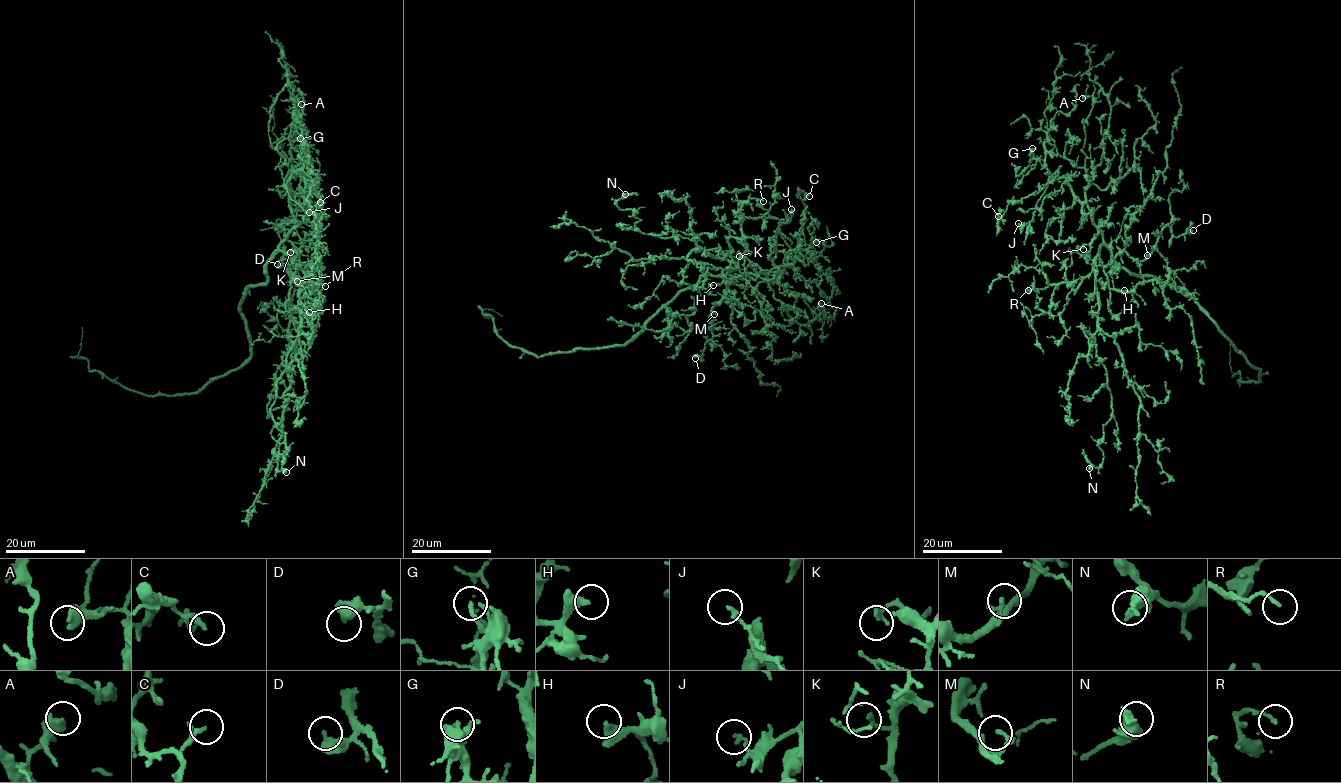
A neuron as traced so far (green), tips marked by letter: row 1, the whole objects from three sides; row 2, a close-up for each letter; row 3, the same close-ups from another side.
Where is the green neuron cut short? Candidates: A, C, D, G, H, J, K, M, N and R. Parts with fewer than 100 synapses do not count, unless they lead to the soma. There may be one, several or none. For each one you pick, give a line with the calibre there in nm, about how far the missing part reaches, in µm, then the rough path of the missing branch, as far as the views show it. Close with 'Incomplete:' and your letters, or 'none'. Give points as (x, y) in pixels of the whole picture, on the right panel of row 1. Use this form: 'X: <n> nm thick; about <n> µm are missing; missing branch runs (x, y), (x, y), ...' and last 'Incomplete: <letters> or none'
Incomplete: none

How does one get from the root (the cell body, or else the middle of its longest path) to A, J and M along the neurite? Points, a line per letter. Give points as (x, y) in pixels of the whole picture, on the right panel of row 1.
A: (1125, 269), (1113, 260), (1087, 203), (1090, 176), (1081, 148), (1092, 97), (1082, 98)
J: (1125, 269), (1113, 260), (1092, 222), (1092, 211), (1082, 211), (1066, 176), (1051, 179), (1033, 220), (1018, 223)
M: (1125, 269), (1102, 245), (1099, 254), (1103, 265), (1109, 264), (1123, 251), (1140, 261), (1147, 255)

